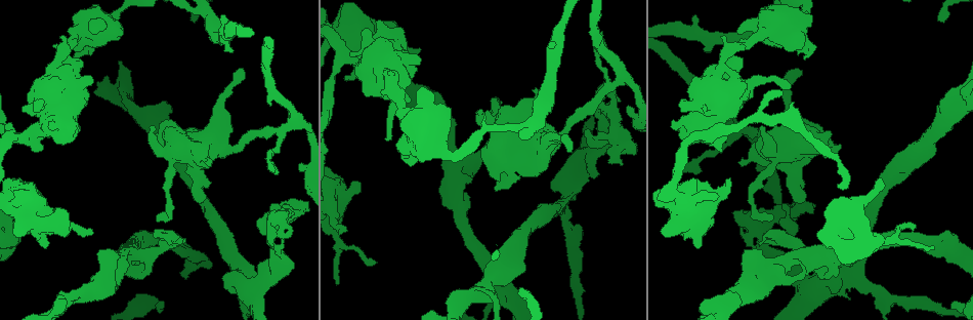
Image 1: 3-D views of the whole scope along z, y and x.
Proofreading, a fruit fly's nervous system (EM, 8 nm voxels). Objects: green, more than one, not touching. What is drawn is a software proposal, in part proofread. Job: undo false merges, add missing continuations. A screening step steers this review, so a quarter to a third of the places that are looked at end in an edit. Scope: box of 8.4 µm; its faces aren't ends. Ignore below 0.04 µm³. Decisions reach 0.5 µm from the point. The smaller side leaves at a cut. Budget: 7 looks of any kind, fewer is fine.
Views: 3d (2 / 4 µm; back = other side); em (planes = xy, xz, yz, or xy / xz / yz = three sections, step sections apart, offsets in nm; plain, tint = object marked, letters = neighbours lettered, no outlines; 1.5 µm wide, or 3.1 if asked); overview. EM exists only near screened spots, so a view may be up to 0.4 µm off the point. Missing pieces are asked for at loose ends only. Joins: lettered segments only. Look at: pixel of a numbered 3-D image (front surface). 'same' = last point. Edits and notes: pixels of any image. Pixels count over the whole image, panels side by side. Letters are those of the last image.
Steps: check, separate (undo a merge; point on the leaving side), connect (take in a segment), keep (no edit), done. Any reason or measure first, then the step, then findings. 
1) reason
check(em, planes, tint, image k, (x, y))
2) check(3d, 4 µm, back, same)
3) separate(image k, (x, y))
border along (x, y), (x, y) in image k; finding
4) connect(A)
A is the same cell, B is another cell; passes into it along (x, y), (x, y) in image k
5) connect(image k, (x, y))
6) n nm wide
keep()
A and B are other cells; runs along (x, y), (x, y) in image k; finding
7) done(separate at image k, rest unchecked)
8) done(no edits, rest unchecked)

a fork
check(em, planes, letters, image 1, (267, 234))

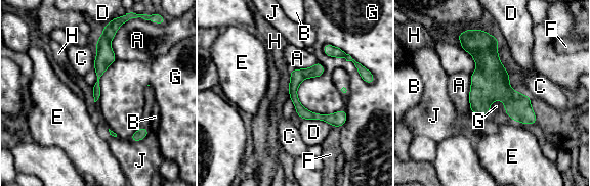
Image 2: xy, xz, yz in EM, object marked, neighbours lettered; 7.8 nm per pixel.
70 nm wide
keep()
A, B, C, D, E, F, G, H and J are other cells; continuous, no second cell

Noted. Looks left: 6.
free end
check(3d, 4 µm, image 1, (812, 203))

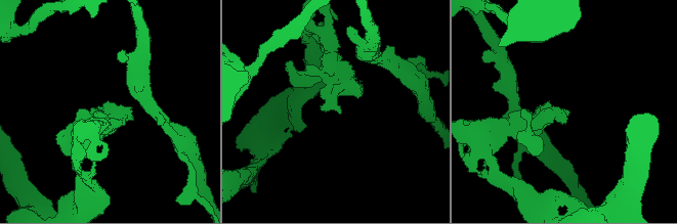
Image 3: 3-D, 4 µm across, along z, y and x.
need the tissue
check(em, planes, tint, image 3, (565, 109))

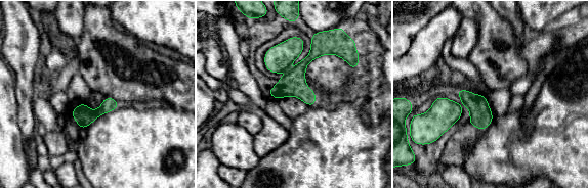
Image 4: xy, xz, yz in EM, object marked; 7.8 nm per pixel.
see the neighbours
check(em, planes, letters, same)

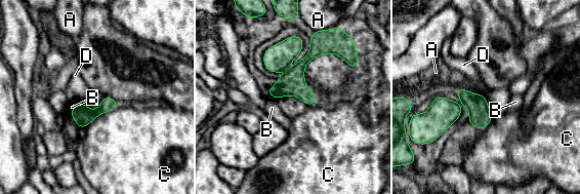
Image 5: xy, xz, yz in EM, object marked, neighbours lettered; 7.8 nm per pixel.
keep()
A, B, C and D are other cells; runs along (321, 39), (299, 69), (272, 92) in image 5; no lettered segment goes on from it

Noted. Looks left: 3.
abrupt turn
check(3d, 2 µm, image 1, (402, 39))

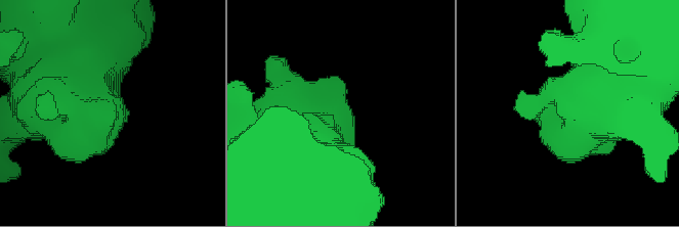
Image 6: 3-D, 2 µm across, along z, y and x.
shape alone is not enough
check(em, planes, tint, image 6, (108, 117))

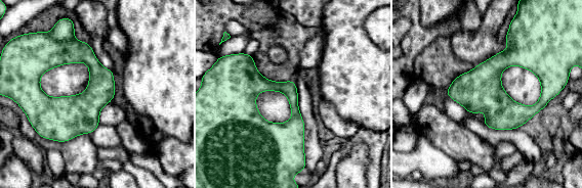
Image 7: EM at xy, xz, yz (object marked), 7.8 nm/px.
check(em, planes, letters, same)

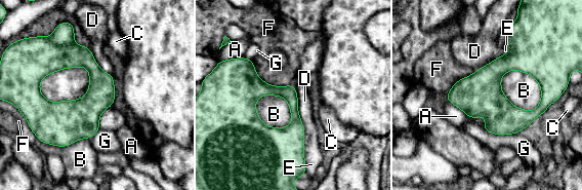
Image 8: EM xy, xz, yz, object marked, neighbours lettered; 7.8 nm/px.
B touches over 380 nm
keep()
A, B, C, D, E, F and G are other cells; border along (445, 97), (467, 117) in image 8; continuous, no second cell

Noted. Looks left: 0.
done(no edits, rest unchecked)

